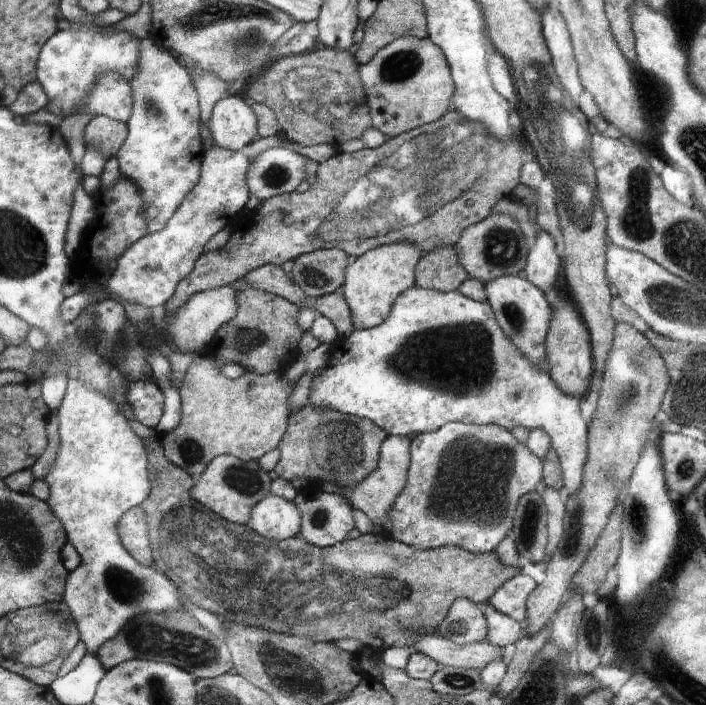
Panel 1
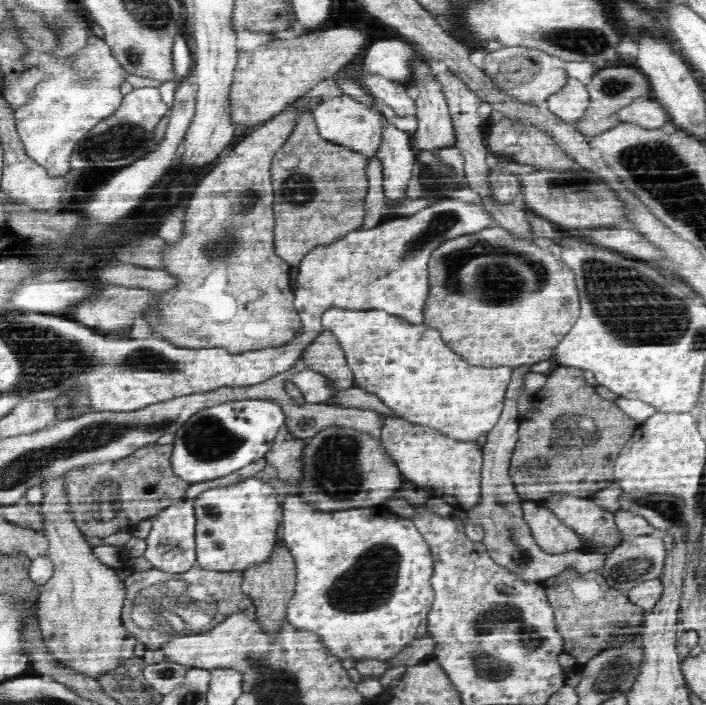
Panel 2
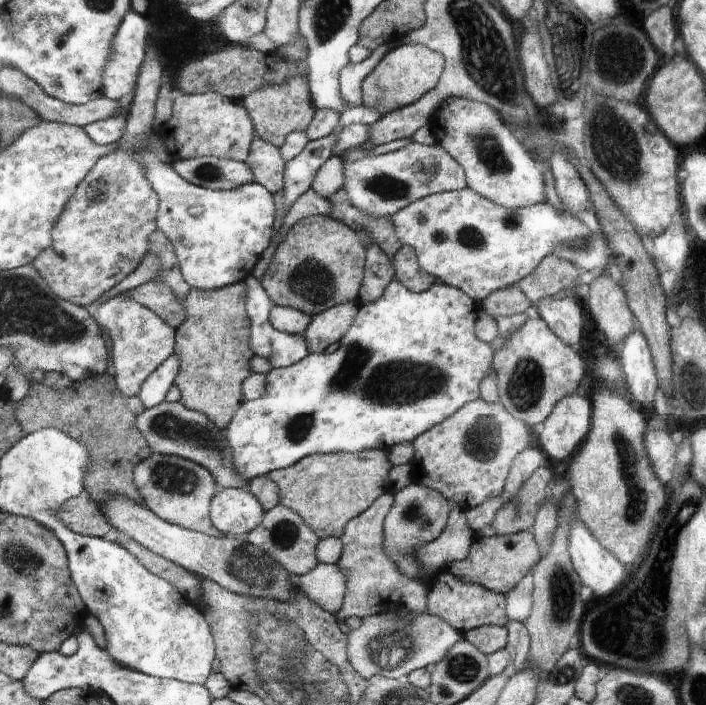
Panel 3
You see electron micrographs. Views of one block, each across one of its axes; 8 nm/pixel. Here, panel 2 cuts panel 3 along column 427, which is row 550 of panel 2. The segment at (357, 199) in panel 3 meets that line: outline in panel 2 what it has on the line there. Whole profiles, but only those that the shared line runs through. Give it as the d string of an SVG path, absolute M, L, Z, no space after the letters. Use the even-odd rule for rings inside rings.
M193 499L170 503L154 516L152 528L145 538L147 547L143 556L154 567L166 572L181 573L196 566L196 513Z

